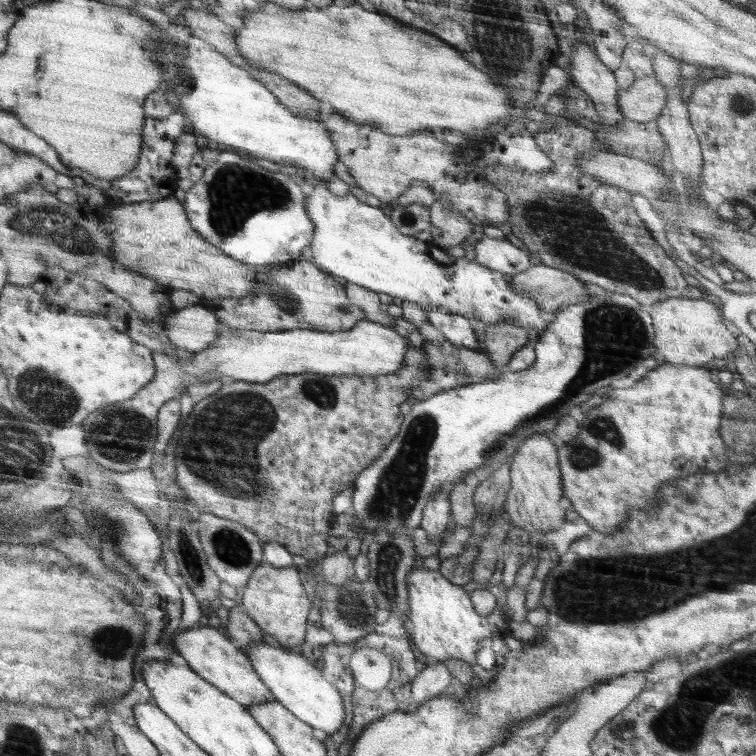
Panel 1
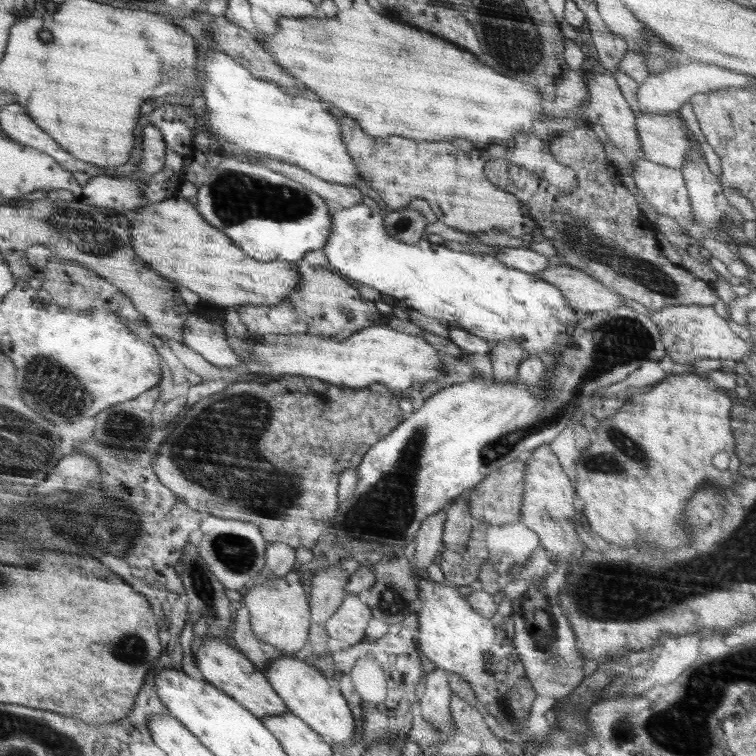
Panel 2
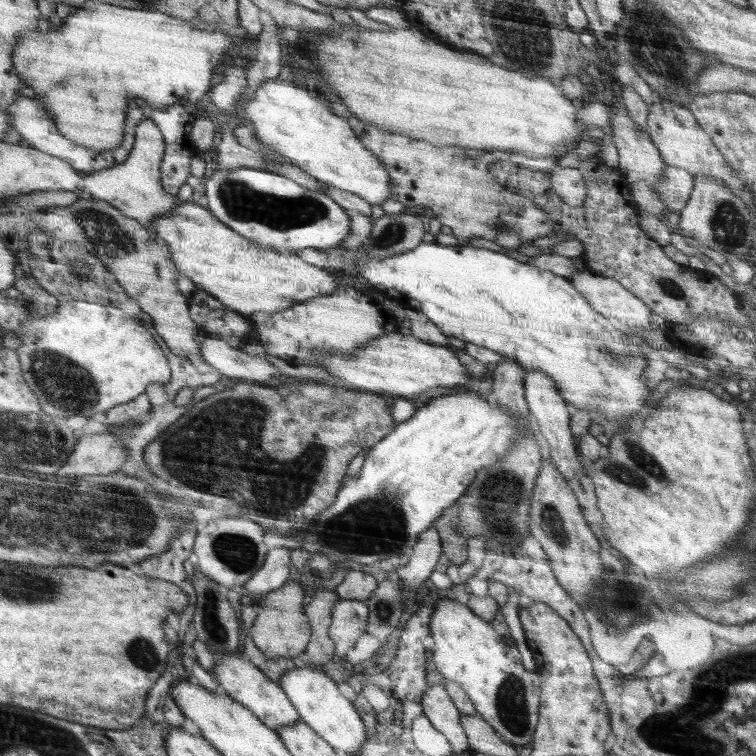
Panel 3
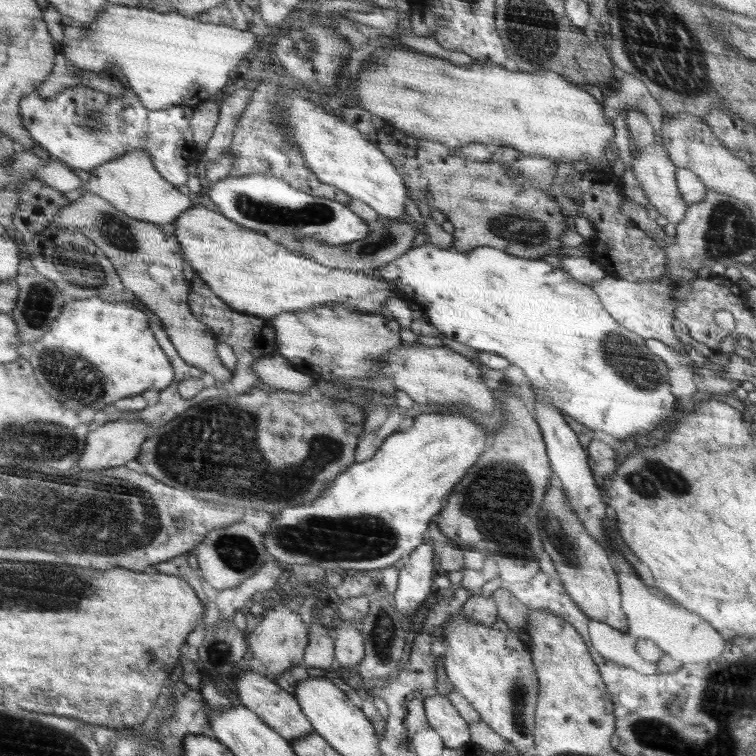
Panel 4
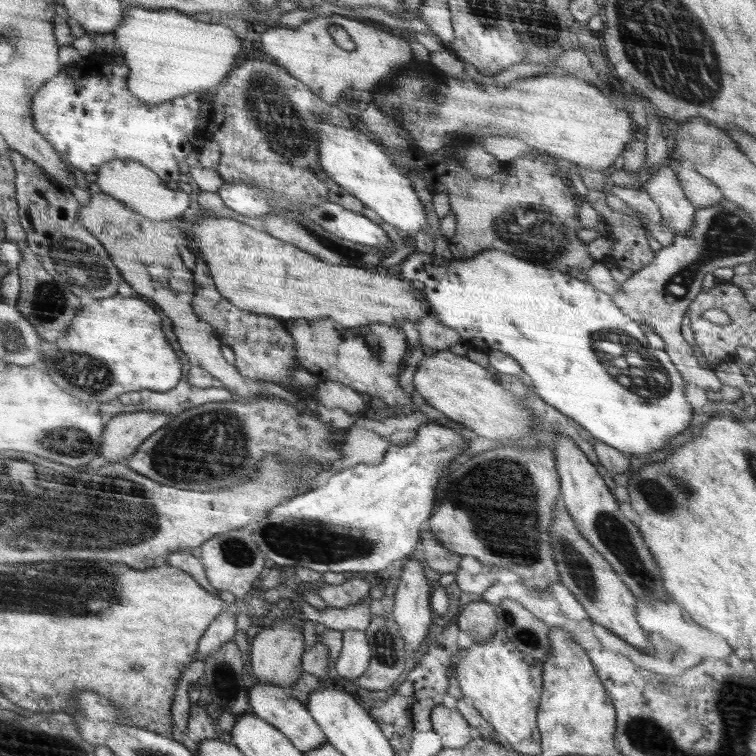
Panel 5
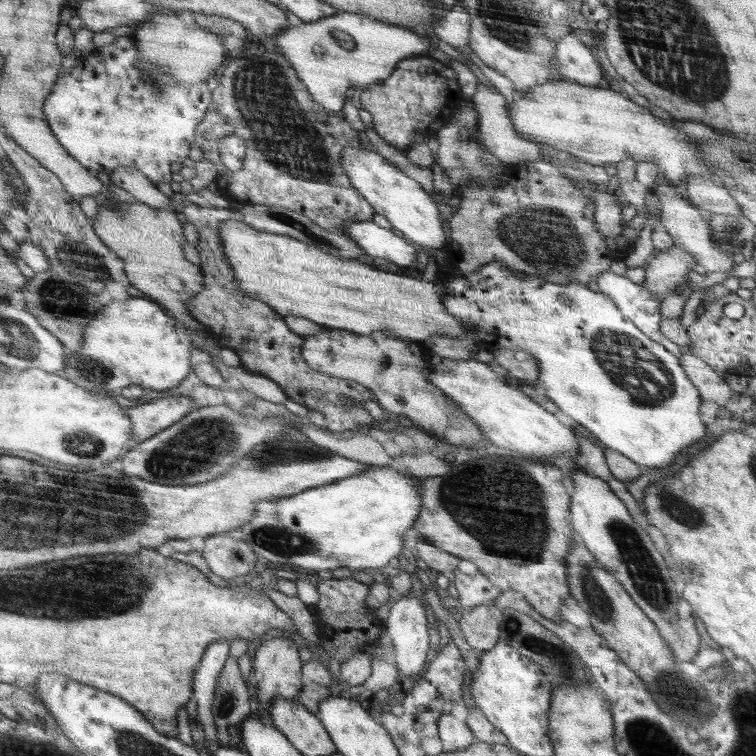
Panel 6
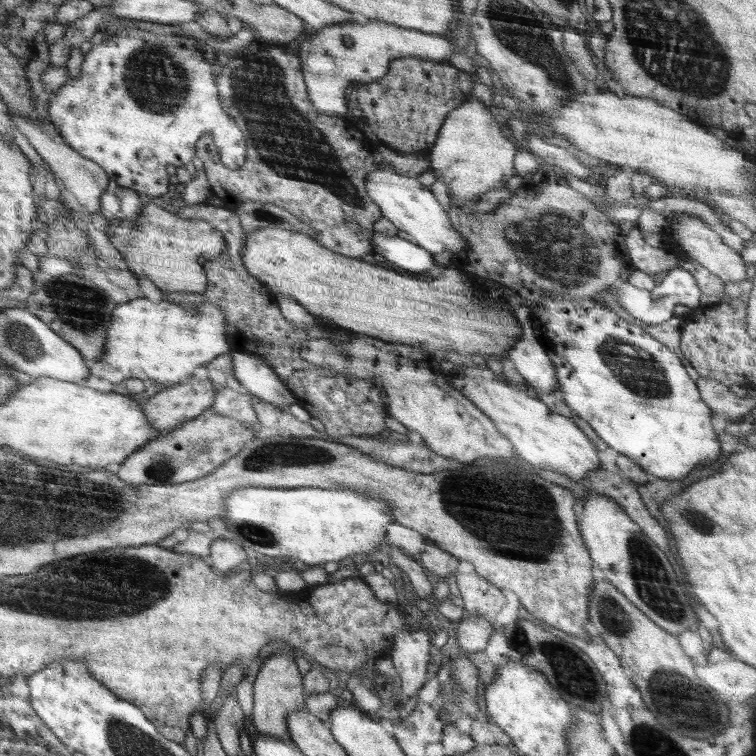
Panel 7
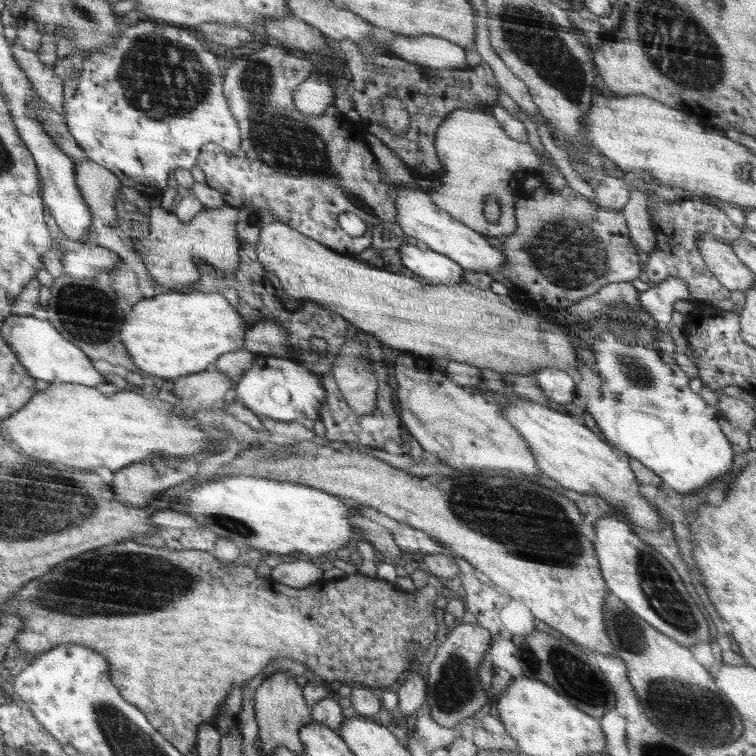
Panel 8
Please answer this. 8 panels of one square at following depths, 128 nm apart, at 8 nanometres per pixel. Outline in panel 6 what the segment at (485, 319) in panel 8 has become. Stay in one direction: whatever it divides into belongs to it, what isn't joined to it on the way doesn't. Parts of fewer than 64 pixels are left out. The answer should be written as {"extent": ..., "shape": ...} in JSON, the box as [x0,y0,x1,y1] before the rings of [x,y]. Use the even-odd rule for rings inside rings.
{"extent":[217,219,468,340],"shape":[[[232,219],[221,222],[217,233],[222,242],[223,255],[235,273],[237,287],[248,298],[261,300],[282,317],[287,314],[303,316],[319,325],[326,324],[326,326],[332,326],[332,329],[352,330],[356,334],[390,330],[398,338],[410,338],[410,340],[426,340],[440,332],[450,336],[468,335],[464,324],[452,318],[440,304],[442,284],[436,286],[434,282],[420,282],[410,276],[398,276],[398,274],[374,270],[366,264],[356,262],[355,259],[336,258],[291,236],[253,229],[242,220]]]}

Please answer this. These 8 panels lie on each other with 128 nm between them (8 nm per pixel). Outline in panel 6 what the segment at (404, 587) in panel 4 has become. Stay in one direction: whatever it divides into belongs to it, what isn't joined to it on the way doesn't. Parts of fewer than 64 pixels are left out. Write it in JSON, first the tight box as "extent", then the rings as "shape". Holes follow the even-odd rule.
{"extent":[387,593,429,678],"shape":[[[410,593],[404,596],[397,596],[396,603],[390,609],[387,630],[387,635],[395,650],[394,664],[400,669],[401,674],[408,676],[408,678],[416,678],[418,674],[422,674],[422,668],[426,664],[429,638],[428,621],[420,600]]]}

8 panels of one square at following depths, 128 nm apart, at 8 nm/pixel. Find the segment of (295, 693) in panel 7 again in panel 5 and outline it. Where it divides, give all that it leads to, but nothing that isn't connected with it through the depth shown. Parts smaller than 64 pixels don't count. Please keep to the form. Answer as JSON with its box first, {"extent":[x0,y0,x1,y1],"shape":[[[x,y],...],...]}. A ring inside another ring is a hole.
{"extent":[249,618,304,690],"shape":[[[289,618],[279,620],[270,627],[260,626],[256,631],[251,633],[251,655],[249,656],[252,672],[258,680],[264,680],[282,687],[286,690],[298,682],[302,674],[300,668],[300,658],[304,654],[304,638],[302,632],[290,630]]]}

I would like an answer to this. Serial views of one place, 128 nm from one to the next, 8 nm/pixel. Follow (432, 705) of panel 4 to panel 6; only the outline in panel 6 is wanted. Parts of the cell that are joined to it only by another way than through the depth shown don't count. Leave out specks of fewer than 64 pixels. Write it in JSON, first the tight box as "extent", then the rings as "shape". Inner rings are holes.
{"extent":[438,713,476,752],"shape":[[[450,713],[441,714],[438,719],[438,734],[443,752],[452,752],[470,746],[476,738],[462,720]]]}

